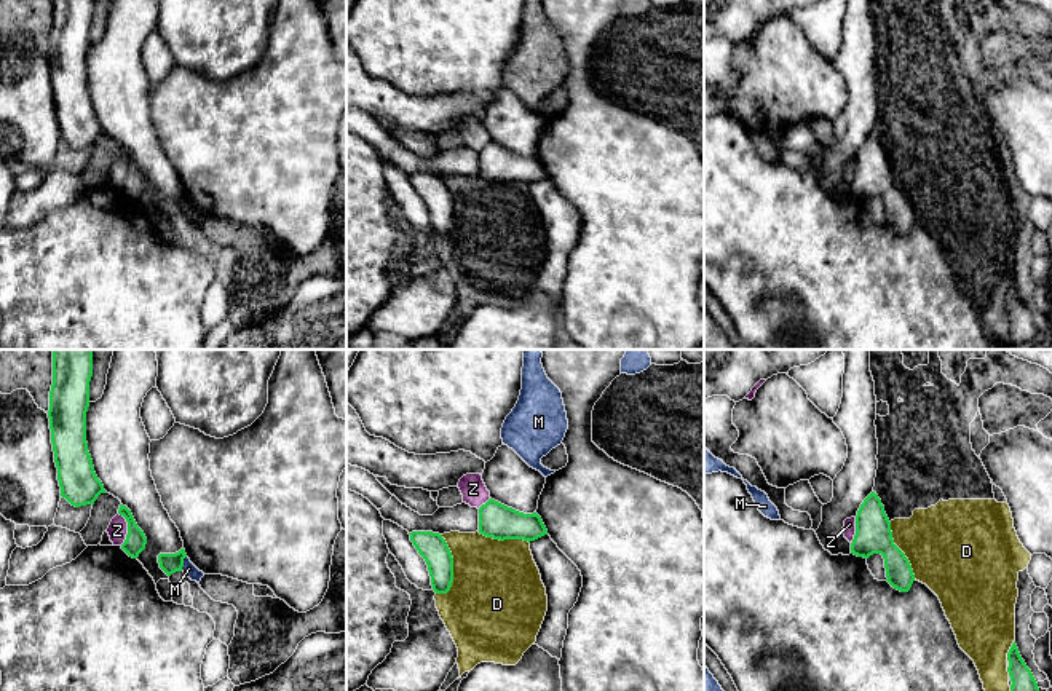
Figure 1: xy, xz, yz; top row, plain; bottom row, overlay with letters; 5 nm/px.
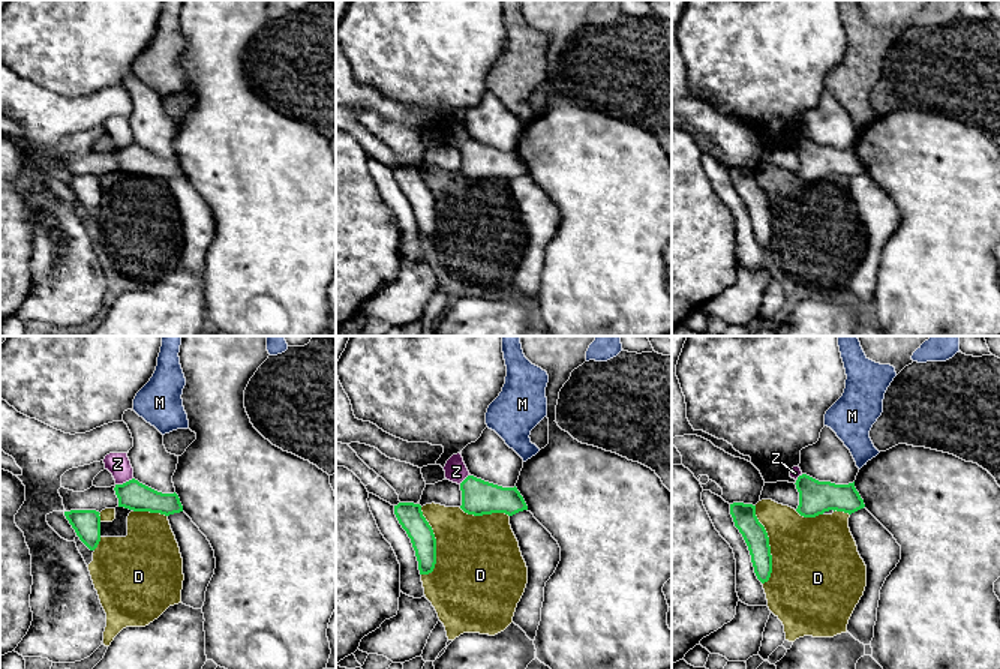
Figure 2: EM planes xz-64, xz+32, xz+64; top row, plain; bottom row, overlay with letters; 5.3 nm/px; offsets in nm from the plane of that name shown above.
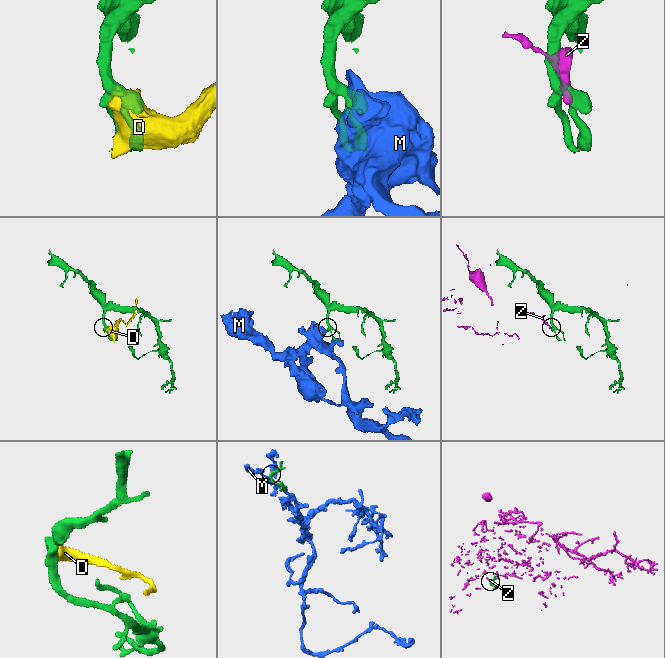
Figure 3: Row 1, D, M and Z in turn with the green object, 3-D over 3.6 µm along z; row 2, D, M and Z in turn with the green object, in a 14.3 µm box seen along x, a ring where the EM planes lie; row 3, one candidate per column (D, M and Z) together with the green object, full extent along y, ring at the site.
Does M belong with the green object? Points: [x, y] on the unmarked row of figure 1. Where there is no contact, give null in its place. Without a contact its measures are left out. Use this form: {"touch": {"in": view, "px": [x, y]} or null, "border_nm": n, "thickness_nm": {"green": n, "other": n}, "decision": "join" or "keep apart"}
{"touch": {"in": "xy", "px": [182, 206]}, "border_nm": 80, "thickness_nm": {"green": 100, "other": 70}, "decision": "keep apart"}

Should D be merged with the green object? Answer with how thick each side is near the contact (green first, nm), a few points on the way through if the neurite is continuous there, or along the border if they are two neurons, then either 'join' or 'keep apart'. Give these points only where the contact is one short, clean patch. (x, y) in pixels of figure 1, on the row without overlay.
140 nm thick on the green side, 460 nm on the other; keep apart

